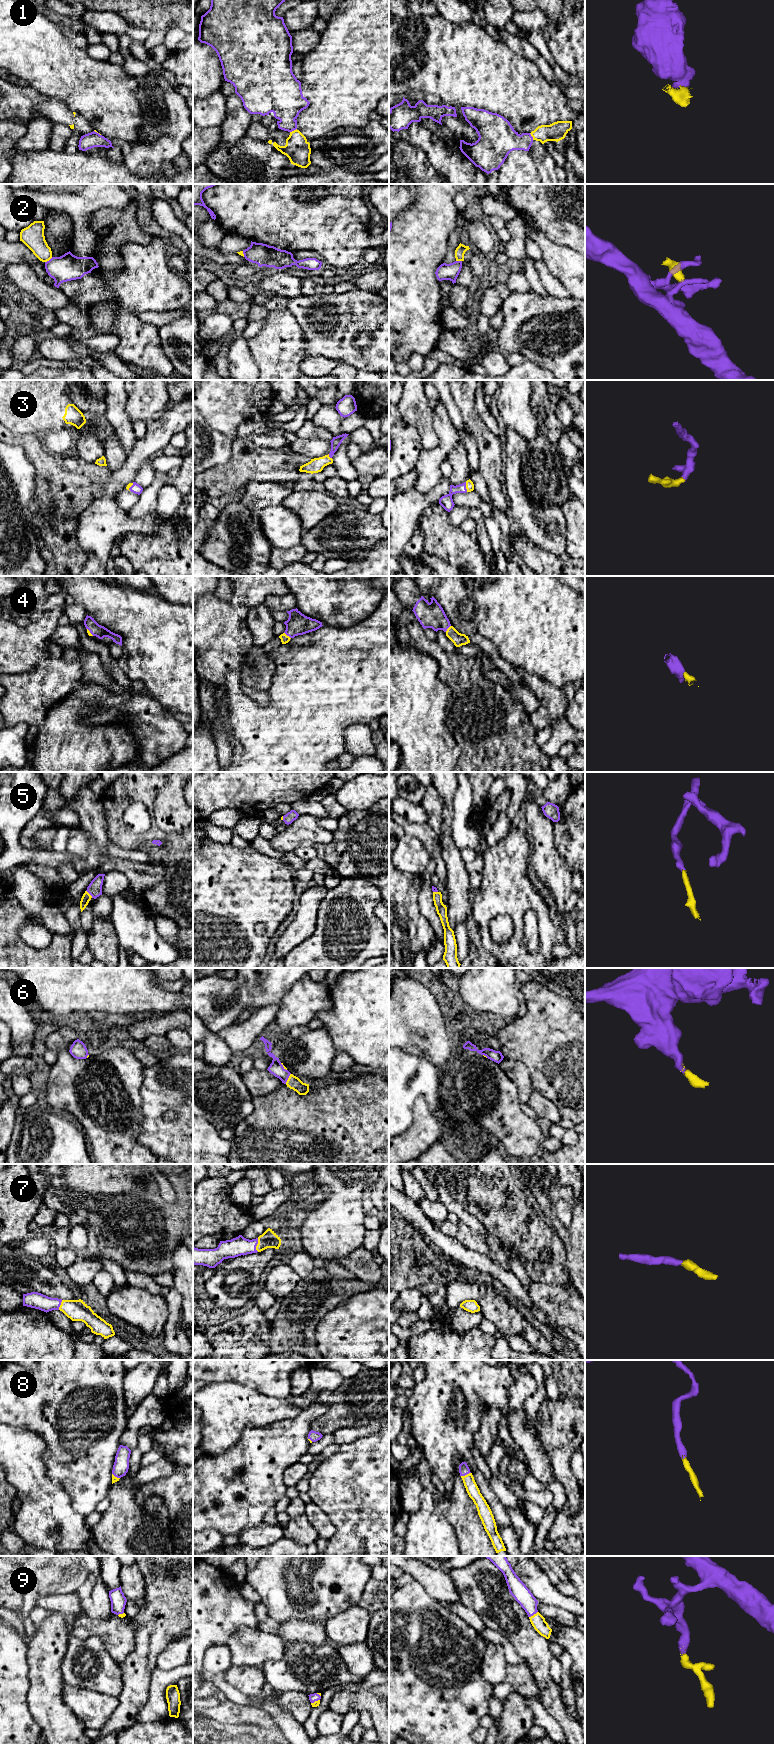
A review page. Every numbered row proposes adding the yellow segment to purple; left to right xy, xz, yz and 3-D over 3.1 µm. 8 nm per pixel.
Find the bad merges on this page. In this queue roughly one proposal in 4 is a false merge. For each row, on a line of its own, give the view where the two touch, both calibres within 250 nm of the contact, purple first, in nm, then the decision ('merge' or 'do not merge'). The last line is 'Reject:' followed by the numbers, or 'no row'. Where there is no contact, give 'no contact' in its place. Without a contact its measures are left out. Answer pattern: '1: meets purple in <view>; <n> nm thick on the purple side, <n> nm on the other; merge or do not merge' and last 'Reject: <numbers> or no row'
1: meets purple in xz; 280 nm thick on the purple side, 200 nm on the other; do not merge
2: meets purple in xy; 220 nm thick on the purple side, 180 nm on the other; do not merge
3: meets purple in yz; 110 nm thick on the purple side, 60 nm on the other; merge
4: meets purple in xz; 180 nm thick on the purple side, 70 nm on the other; merge
5: meets purple in xy; 110 nm thick on the purple side, 70 nm on the other; merge
6: meets purple in xz; 110 nm thick on the purple side, 110 nm on the other; merge
7: meets purple in xz; 150 nm thick on the purple side, 140 nm on the other; merge
8: meets purple in yz; 80 nm thick on the purple side, 100 nm on the other; merge
9: meets purple in yz; 140 nm thick on the purple side, 110 nm on the other; merge
Reject: 1, 2

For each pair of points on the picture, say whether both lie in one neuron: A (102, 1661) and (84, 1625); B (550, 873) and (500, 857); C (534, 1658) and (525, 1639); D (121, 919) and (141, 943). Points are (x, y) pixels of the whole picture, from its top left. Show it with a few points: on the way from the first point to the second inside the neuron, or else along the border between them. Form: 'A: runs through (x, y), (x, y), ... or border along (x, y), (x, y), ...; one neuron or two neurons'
A: border along (71, 1633), (80, 1638), (96, 1636), (107, 1653); two neurons
B: border along (529, 863), (530, 865); two neurons
C: runs through (534, 1653), (534, 1649), (529, 1644); one neuron
D: runs through (127, 925), (139, 937); one neuron

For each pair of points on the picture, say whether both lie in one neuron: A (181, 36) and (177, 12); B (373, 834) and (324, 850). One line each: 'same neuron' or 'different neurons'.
A: different neurons
B: same neuron

